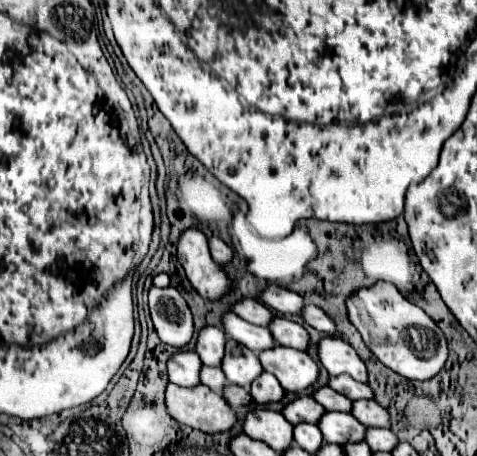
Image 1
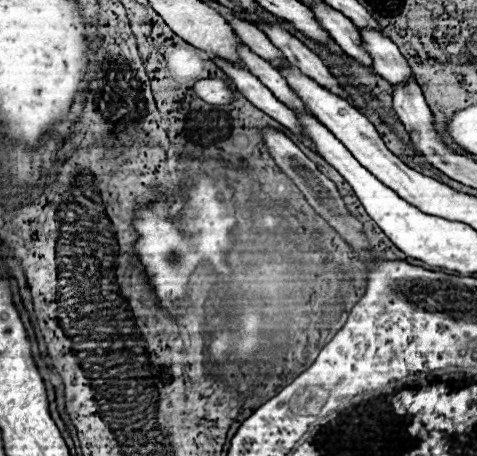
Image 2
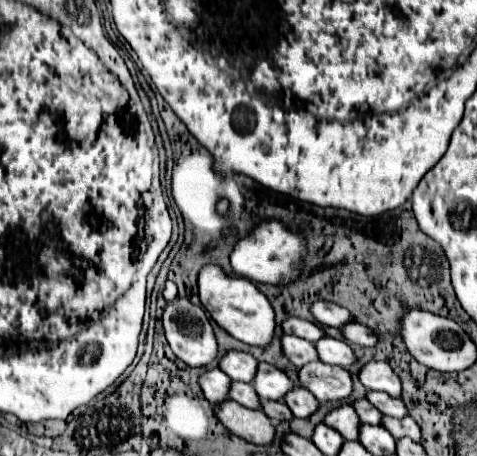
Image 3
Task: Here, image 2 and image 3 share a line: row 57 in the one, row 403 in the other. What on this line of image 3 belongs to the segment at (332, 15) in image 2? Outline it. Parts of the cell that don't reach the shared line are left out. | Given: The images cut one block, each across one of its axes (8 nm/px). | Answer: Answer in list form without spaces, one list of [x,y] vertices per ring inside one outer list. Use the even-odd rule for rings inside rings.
[[[364,398],[362,400],[354,400],[352,408],[356,410],[360,422],[364,422],[364,424],[380,424],[382,414],[374,406],[370,406],[368,400],[364,400]]]

